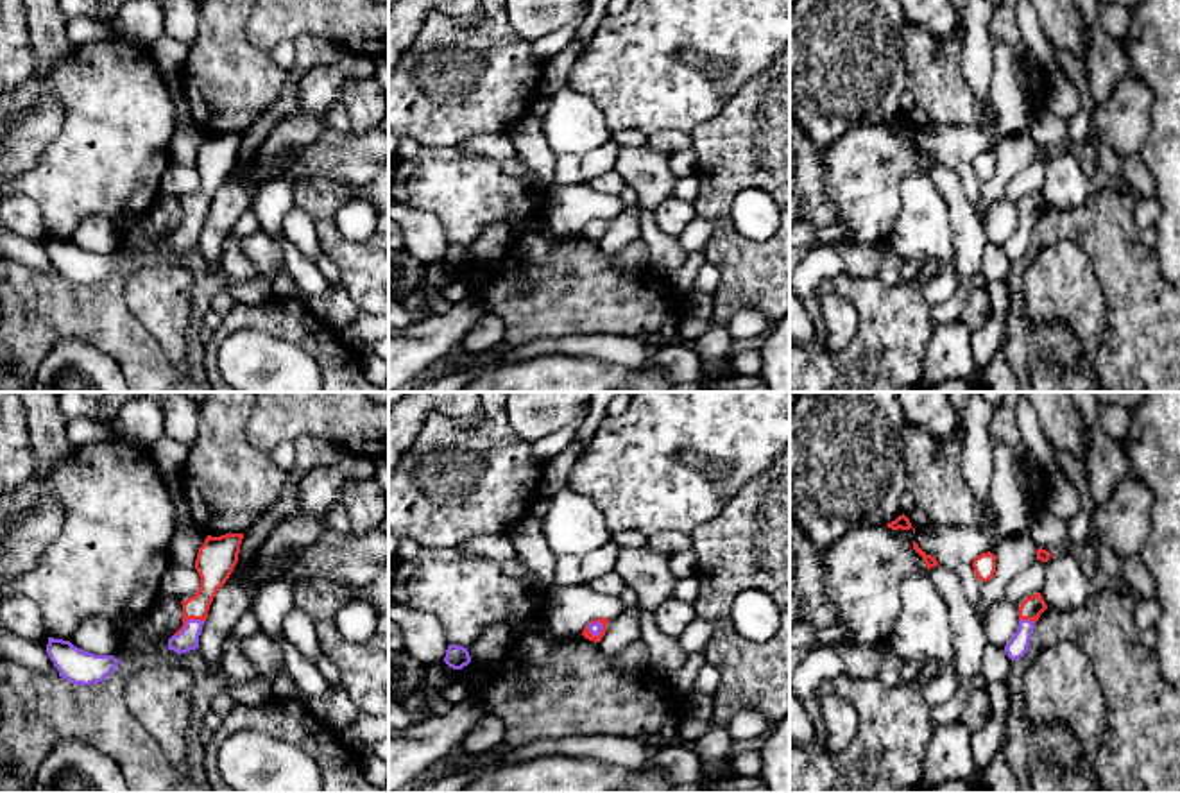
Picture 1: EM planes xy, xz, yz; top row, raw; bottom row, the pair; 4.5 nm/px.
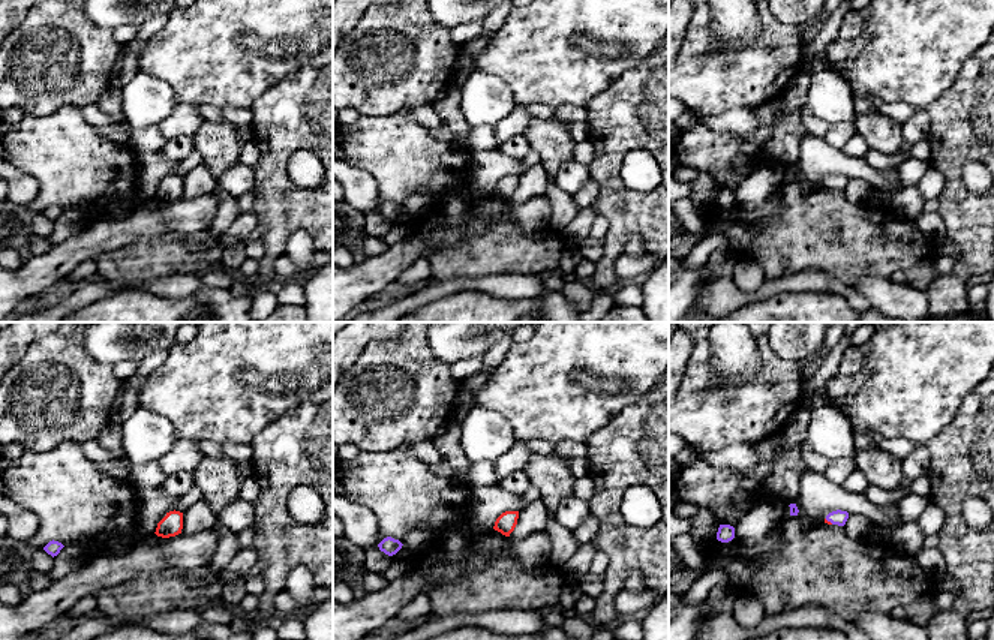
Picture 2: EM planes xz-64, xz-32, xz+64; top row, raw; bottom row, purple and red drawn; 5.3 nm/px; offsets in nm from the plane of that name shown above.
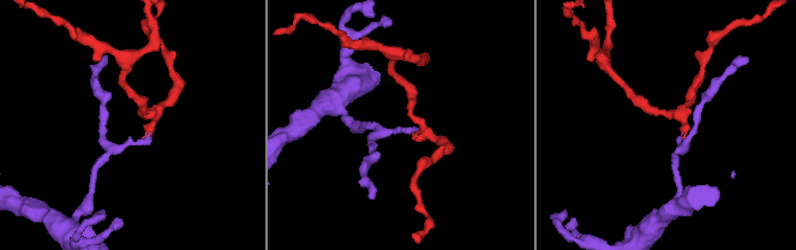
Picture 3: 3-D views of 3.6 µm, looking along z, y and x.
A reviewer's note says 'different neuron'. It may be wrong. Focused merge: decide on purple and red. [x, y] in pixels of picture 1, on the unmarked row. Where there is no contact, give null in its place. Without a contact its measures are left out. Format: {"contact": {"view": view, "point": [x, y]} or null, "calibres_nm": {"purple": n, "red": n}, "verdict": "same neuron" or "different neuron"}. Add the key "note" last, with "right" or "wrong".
{"contact": {"view": "xy", "point": [187, 221]}, "calibres_nm": {"purple": 100, "red": 130}, "verdict": "same neuron", "note": "wrong"}

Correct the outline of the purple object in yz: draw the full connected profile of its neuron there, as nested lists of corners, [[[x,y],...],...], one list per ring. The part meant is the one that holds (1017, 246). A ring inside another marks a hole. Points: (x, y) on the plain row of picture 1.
[[[1040,192],[1031,193],[1026,197],[1019,206],[1019,227],[1010,238],[1010,242],[1005,245],[1008,256],[1012,260],[1017,260],[1024,256],[1030,245],[1030,238],[1035,227],[1035,222],[1039,220],[1040,213],[1047,208],[1044,197]]]

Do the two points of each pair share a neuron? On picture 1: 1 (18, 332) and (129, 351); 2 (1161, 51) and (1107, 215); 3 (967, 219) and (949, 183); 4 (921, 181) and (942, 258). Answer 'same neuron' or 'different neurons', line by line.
1: same neuron
2: different neurons
3: same neuron
4: same neuron

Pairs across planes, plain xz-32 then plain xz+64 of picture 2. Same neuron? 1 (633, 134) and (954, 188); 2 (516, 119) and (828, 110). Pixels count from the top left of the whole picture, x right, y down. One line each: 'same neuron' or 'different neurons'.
1: same neuron
2: different neurons

